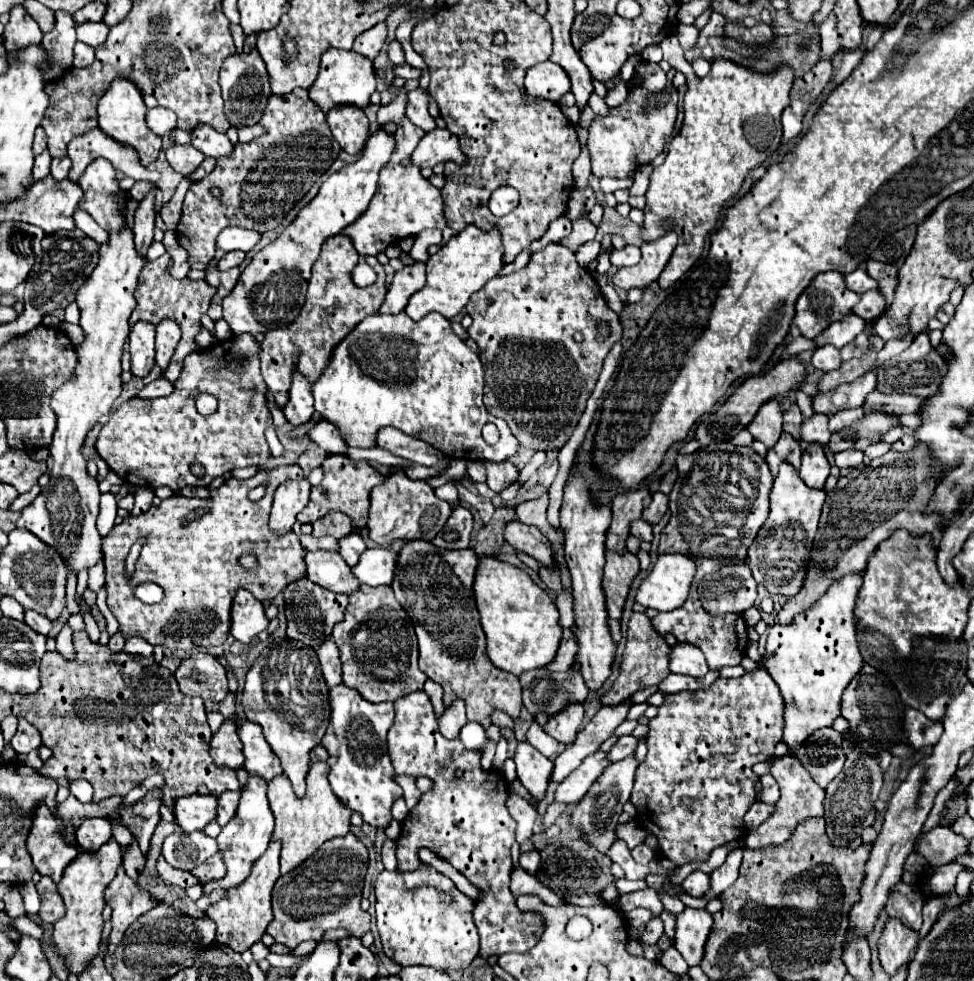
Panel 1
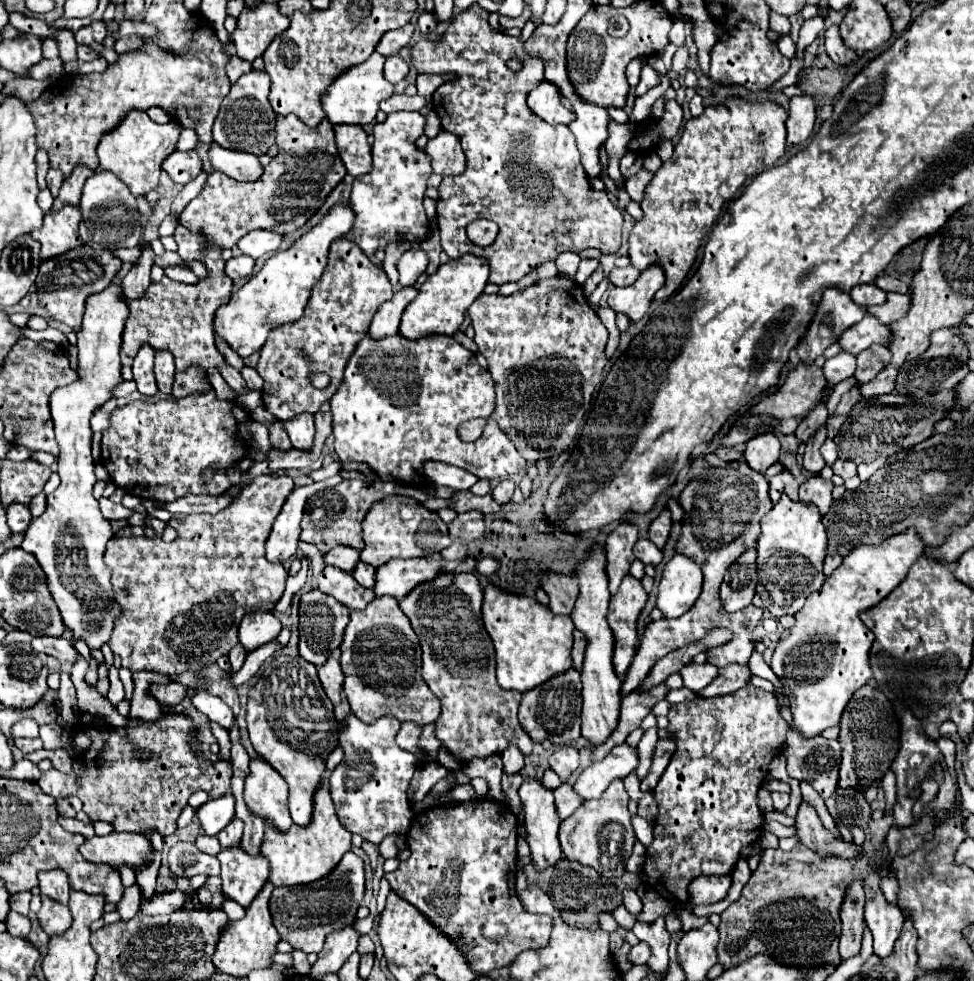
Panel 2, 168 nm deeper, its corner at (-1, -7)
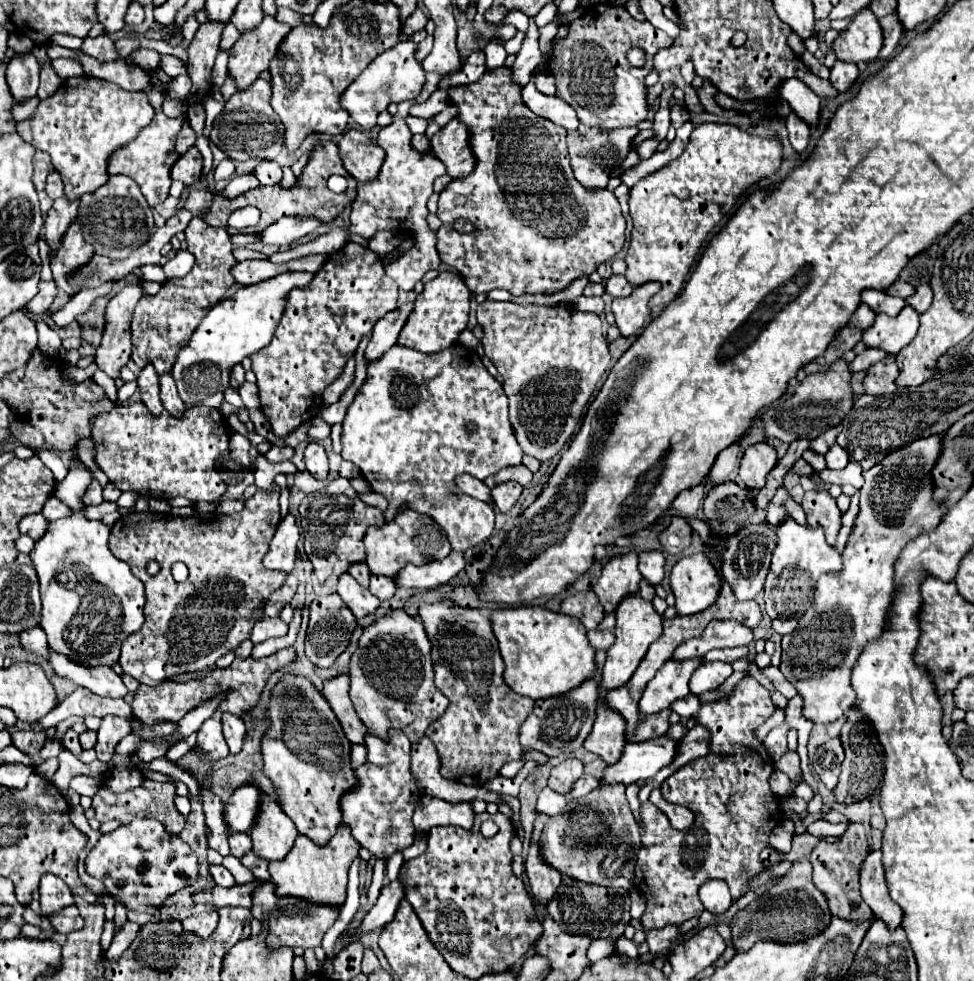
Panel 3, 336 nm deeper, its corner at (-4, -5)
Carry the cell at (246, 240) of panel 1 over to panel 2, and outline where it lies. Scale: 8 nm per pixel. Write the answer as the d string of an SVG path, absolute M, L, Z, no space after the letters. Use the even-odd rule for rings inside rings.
M254 230L238 242L238 248L242 250L242 254L248 254L252 258L260 258L264 254L278 252L280 242L282 242L282 234L278 234L278 232Z

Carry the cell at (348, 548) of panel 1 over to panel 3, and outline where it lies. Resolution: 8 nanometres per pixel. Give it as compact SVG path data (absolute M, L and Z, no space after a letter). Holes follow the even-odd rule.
M371 574L371 582L369 582L369 590L371 594L375 594L381 602L389 600L395 592L395 584L391 578L387 576L377 576L377 574Z

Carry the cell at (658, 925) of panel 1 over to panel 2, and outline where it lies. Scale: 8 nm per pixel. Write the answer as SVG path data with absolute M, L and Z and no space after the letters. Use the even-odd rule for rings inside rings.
M640 942L640 944L636 944L630 952L628 952L628 962L630 964L646 964L646 960L650 958L650 948L648 948L648 944L644 944L644 942Z

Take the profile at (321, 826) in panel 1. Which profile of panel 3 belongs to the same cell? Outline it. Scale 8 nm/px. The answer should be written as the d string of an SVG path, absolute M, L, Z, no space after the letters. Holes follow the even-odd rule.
M339 824L337 832L331 836L331 840L325 846L315 844L313 840L305 836L297 836L293 848L283 860L269 862L269 874L271 882L275 884L275 892L285 896L299 896L317 904L329 904L329 906L341 906L345 902L345 890L347 890L347 872L351 862L359 854L357 840L349 834L349 826Z

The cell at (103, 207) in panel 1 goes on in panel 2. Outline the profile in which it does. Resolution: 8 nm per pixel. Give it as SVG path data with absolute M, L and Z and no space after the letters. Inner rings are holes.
M100 170L94 176L90 176L82 190L82 202L80 202L80 238L84 244L92 246L94 250L118 250L118 248L134 248L140 244L142 238L142 224L140 224L140 212L136 206L136 198L132 192L114 176L112 172Z

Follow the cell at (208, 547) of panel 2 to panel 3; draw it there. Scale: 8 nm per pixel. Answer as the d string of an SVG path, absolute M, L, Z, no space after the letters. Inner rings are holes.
M273 484L271 490L257 490L247 502L237 518L231 520L231 526L223 526L225 522L217 520L215 516L189 516L179 518L171 514L155 514L155 512L129 512L121 516L109 536L109 548L119 558L125 560L131 572L143 582L145 586L145 622L139 632L129 634L121 644L119 664L125 674L133 676L141 684L157 686L163 680L169 680L183 672L197 672L213 666L217 658L225 656L229 650L235 650L243 640L249 638L249 630L253 622L263 618L263 608L269 596L283 586L285 572L265 570L263 556L267 554L269 542L275 534L277 522L281 520L279 508L281 486ZM147 562L159 562L159 574L151 576L147 572ZM173 562L185 562L189 568L189 578L185 582L175 582L171 576Z

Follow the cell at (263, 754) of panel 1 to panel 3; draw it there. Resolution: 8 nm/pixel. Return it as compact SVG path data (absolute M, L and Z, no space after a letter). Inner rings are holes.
M261 792L259 812L249 834L253 838L253 852L257 856L281 860L291 850L299 832L291 818L279 808L279 804L267 792Z

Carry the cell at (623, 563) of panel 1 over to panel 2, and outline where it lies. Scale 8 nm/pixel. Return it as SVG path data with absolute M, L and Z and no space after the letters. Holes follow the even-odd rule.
M626 576L618 592L610 600L608 624L614 634L614 656L612 664L618 676L624 676L638 646L638 618L646 606L648 594L640 580Z

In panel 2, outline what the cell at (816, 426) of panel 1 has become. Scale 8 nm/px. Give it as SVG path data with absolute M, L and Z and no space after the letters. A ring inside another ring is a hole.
M826 440L826 442L824 442L824 446L820 448L820 452L822 452L822 456L824 456L824 460L826 460L826 464L828 464L828 466L832 466L832 464L836 462L836 458L838 458L836 444L834 444L832 440Z

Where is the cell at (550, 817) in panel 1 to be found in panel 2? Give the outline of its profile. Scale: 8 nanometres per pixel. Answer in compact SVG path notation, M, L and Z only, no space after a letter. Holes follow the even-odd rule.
M560 784L554 790L554 799L558 815L562 820L566 820L571 816L584 800L574 792L574 788L570 784Z

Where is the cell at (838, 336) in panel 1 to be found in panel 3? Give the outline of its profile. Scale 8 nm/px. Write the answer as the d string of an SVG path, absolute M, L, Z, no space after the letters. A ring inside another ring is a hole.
M905 306L897 316L877 314L873 326L863 330L861 342L867 348L879 348L897 354L913 340L913 336L917 334L917 326L919 314L909 306Z

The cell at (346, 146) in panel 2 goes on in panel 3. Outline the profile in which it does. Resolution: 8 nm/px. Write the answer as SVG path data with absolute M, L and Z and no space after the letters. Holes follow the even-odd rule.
M347 130L339 140L339 154L347 172L361 182L373 180L379 174L385 152L359 130Z

